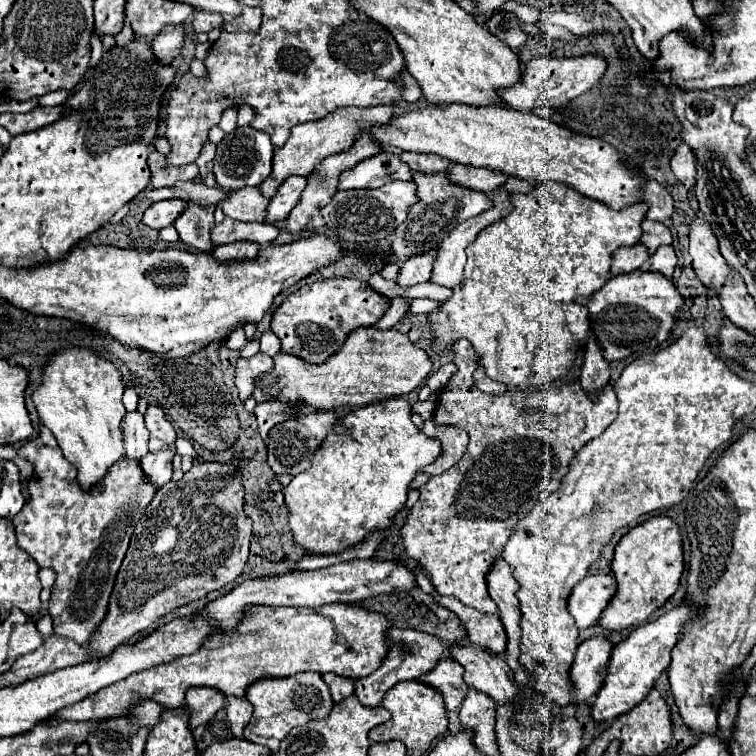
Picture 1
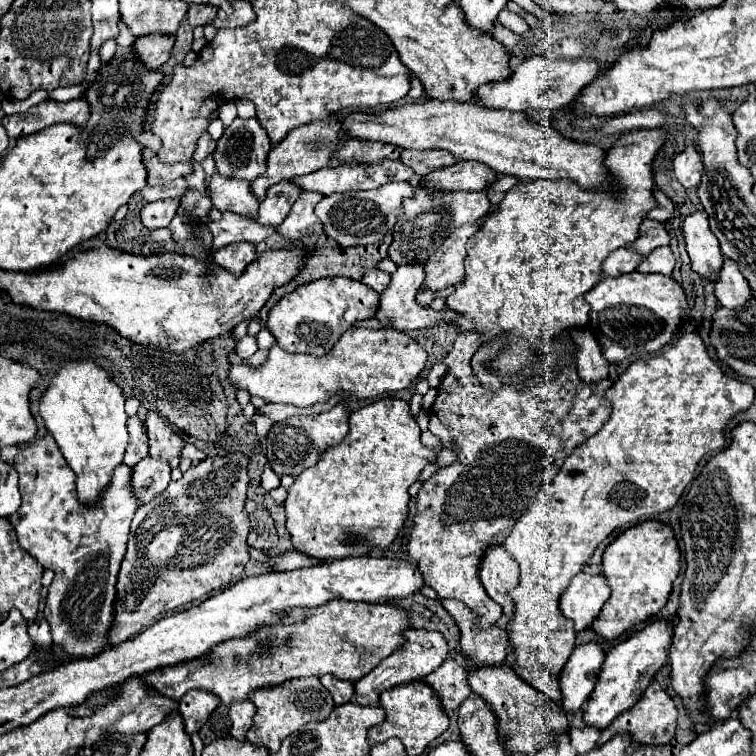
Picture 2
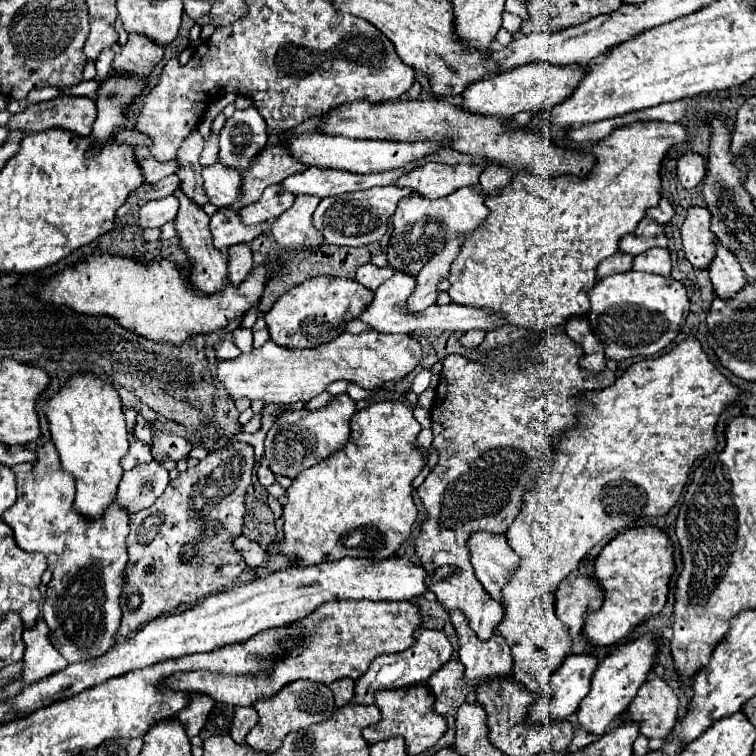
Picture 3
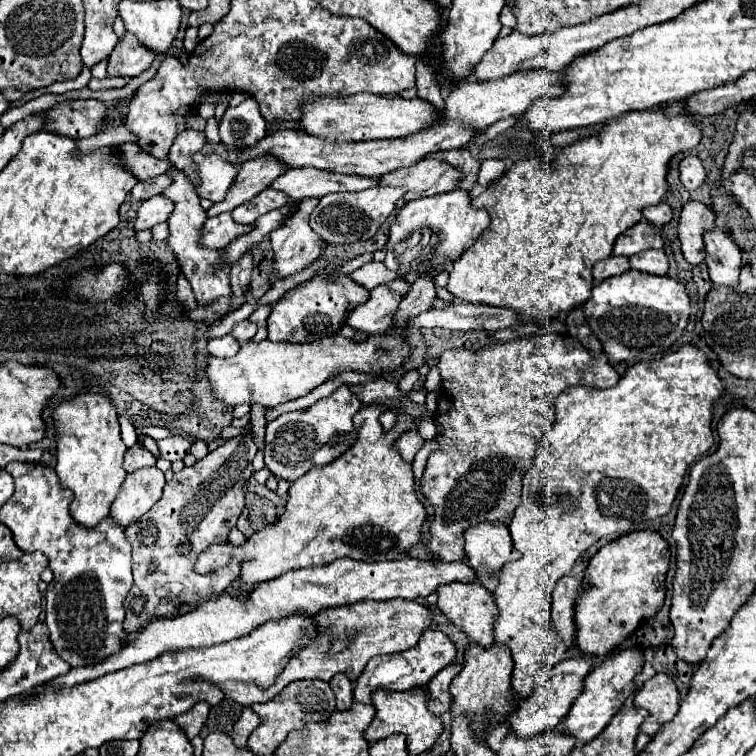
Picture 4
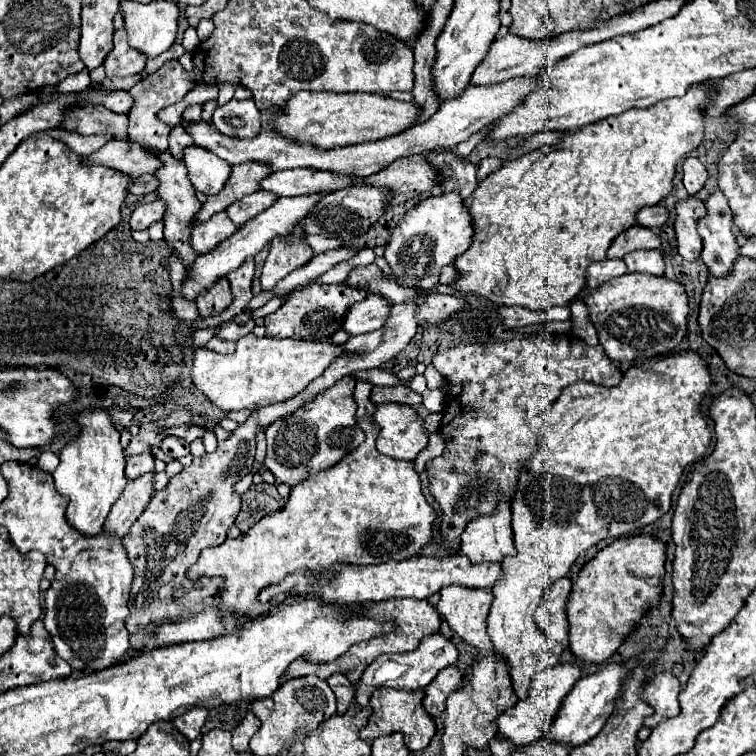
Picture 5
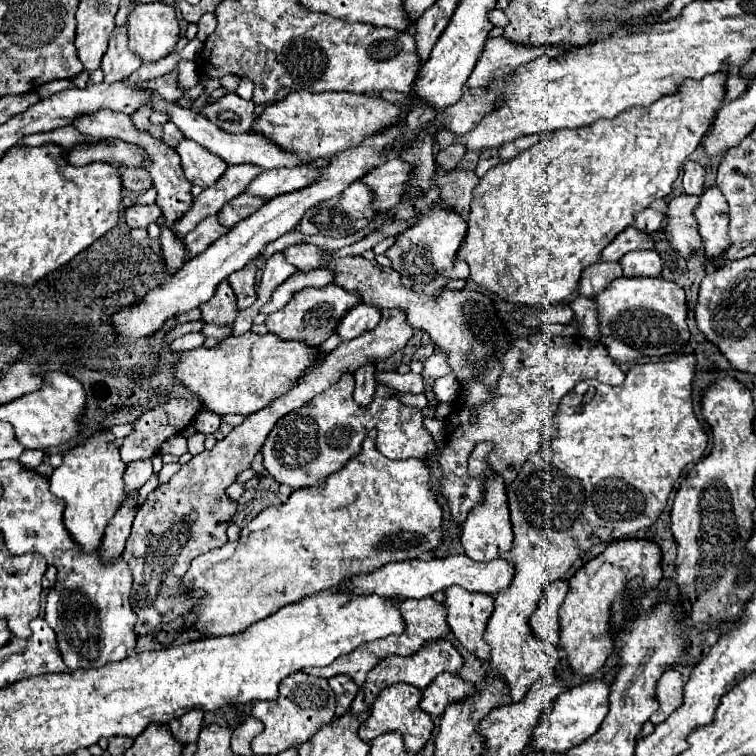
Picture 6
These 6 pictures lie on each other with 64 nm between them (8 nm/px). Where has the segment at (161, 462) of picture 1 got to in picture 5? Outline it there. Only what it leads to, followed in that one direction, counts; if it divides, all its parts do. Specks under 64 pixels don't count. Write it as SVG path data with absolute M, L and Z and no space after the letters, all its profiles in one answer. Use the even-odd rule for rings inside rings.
M154 472L128 482L128 486L124 488L122 496L112 506L108 520L104 524L104 532L108 536L124 538L130 532L130 526L136 522L136 518L142 514L142 510L146 508L146 504L150 502L150 498L154 494L152 476L154 476Z

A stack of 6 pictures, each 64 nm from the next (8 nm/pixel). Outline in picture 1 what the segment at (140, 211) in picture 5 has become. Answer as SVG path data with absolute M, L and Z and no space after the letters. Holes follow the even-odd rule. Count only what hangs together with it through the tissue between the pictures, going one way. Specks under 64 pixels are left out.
M164 200L164 202L154 202L146 208L142 222L154 230L162 230L166 226L172 226L176 216L184 210L184 200Z

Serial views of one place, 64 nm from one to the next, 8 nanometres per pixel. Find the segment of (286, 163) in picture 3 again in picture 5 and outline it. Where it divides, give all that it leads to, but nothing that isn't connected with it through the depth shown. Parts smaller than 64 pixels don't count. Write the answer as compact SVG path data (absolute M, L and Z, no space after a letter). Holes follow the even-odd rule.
M244 162L238 166L232 166L232 176L228 178L228 184L216 194L216 196L206 196L206 202L202 202L200 212L196 212L196 220L192 226L202 224L210 216L226 210L232 202L240 200L246 194L252 194L258 190L258 182L268 176L272 168L258 164L258 162Z

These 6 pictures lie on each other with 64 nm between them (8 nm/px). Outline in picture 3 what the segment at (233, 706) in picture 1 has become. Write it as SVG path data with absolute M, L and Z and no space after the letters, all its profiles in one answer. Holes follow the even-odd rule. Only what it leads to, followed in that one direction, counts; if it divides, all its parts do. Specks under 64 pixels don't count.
M236 706L236 714L234 714L234 724L230 730L230 736L234 738L234 742L244 744L246 734L256 726L258 722L258 714L252 706Z

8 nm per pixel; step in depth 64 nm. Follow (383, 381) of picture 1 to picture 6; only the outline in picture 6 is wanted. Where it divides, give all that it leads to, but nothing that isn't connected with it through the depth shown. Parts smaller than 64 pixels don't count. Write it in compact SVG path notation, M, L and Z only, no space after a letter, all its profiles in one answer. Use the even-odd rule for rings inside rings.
M246 332L242 336L230 336L222 340L218 346L212 348L200 346L196 350L178 352L176 356L178 360L174 362L174 380L178 380L190 394L198 396L208 410L220 416L224 414L248 416L258 412L260 408L268 406L276 396L284 394L294 382L298 382L304 376L304 372L308 372L318 362L318 358L314 358L314 348L304 346L302 342L280 340L276 334L270 332L264 336L258 336L254 332Z

